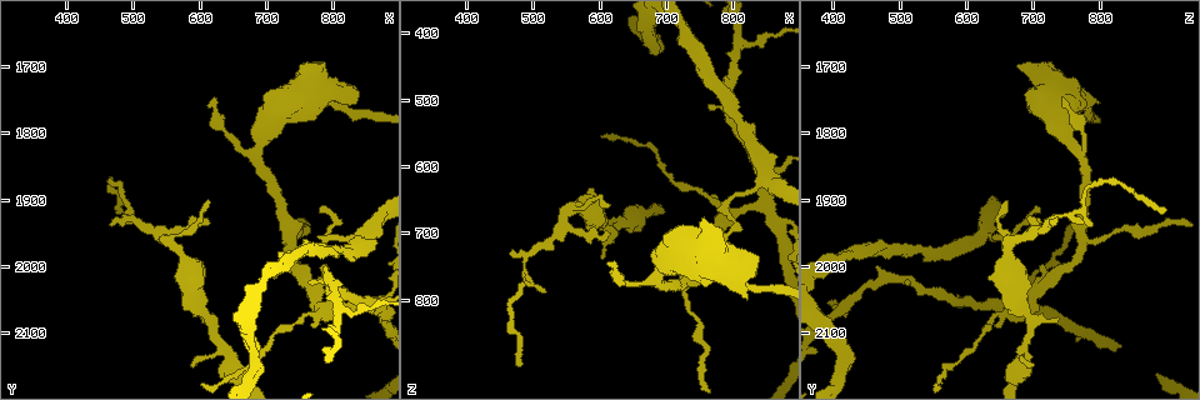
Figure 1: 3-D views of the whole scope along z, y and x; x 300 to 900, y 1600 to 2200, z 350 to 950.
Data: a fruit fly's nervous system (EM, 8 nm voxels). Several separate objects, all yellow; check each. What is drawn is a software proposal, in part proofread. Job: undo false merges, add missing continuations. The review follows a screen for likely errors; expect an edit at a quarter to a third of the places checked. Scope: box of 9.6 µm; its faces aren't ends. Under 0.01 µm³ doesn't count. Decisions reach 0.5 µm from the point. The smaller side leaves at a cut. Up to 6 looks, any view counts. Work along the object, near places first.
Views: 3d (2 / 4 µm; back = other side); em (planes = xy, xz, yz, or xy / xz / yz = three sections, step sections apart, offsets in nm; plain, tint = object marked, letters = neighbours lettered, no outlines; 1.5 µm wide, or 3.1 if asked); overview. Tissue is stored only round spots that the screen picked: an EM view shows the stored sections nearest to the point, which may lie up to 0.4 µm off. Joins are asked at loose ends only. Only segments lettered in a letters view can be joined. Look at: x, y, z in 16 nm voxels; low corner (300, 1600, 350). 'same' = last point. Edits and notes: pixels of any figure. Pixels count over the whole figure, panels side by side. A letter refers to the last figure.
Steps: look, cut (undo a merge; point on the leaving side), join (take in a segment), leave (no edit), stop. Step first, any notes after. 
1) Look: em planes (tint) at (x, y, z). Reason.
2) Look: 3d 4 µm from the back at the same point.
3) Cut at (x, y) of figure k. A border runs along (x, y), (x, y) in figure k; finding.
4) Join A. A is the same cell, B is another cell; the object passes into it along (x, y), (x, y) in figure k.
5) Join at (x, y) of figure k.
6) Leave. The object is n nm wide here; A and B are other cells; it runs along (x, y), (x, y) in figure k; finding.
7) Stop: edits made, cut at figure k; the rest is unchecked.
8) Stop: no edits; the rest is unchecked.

Look: 3d 2 µm at (775, 1915, 710). Branch stops here.

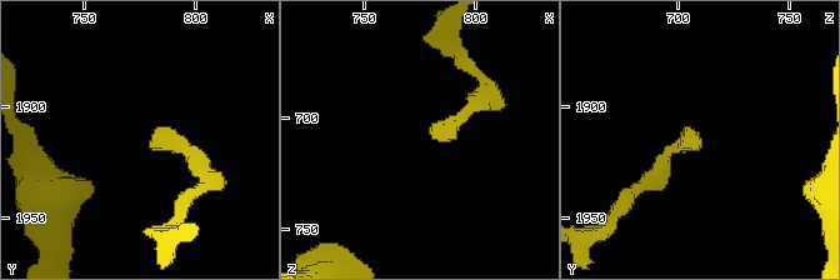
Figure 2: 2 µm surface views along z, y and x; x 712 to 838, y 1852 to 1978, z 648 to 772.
Look: em xz step 8 (tint) at (779, 1917, 705). Need the tissue.

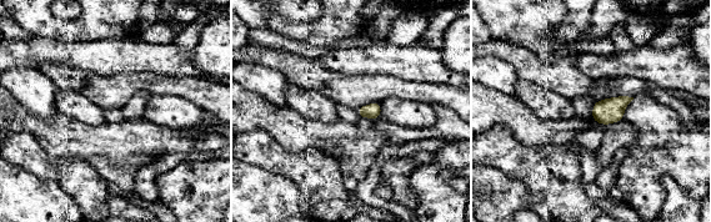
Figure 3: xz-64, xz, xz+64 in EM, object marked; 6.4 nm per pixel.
Look: em planes (letters) at the same point.

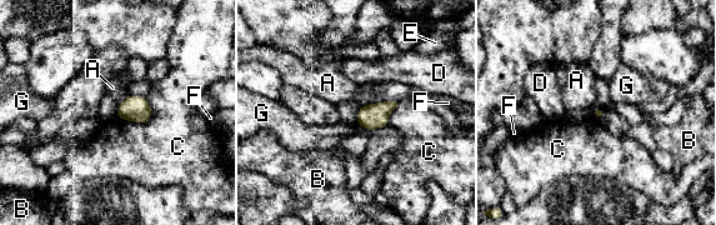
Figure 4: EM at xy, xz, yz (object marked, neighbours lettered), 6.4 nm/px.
Leave. A, B, C, D, E, F and G are other cells; a border runs along (146, 98), (146, 121), (118, 120) in figure 4; none of them fits.

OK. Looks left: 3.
Look: em xy step 8 (tint) at (480, 1920, 900). Branch stops here.

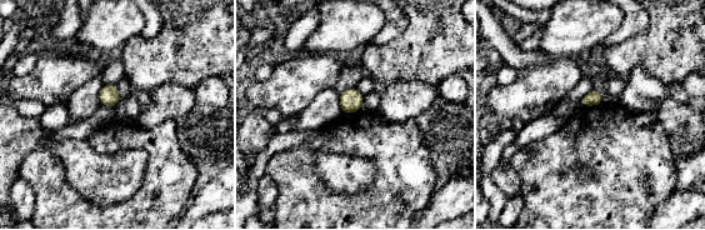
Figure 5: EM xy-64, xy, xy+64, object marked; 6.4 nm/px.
Look: em planes (letters) at the same point. Cut it another way.

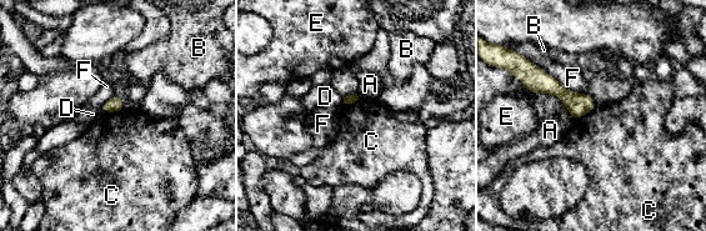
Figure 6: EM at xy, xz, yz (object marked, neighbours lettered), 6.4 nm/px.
Leave. A, B, C, D, E and F are other cells; none of them fits.

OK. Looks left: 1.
Stop: no edits; the rest is unchecked.

